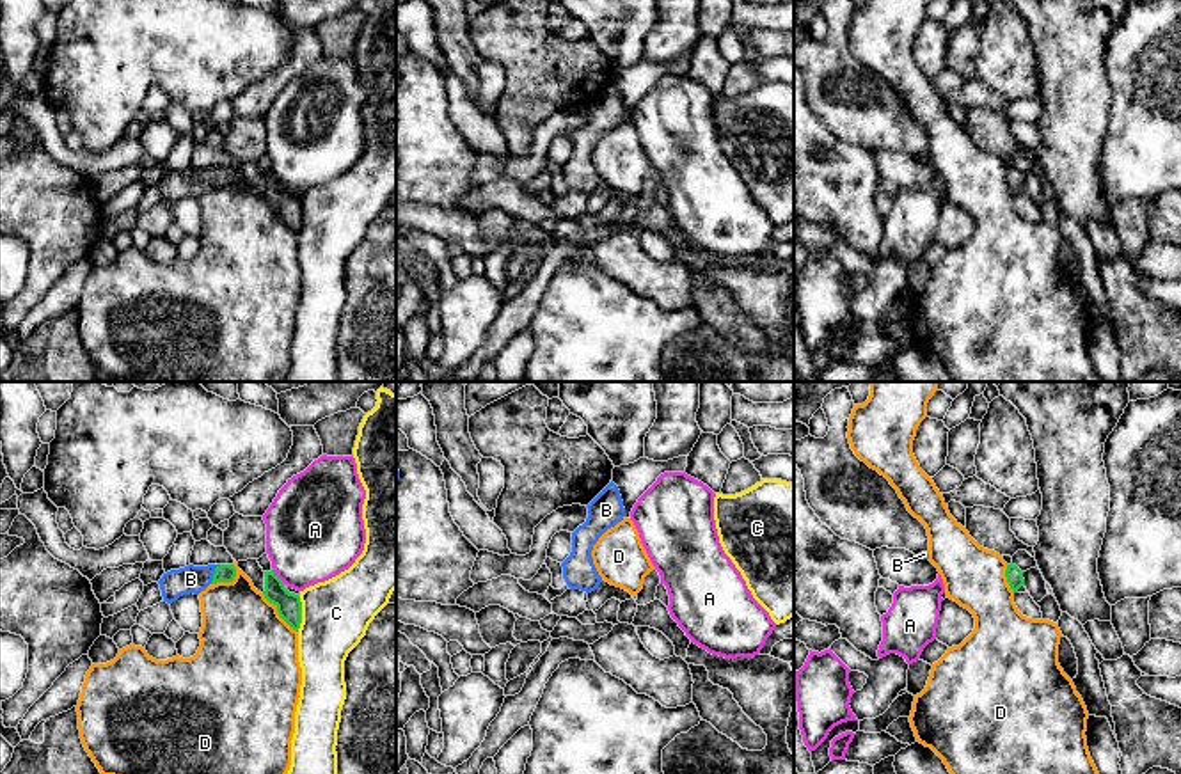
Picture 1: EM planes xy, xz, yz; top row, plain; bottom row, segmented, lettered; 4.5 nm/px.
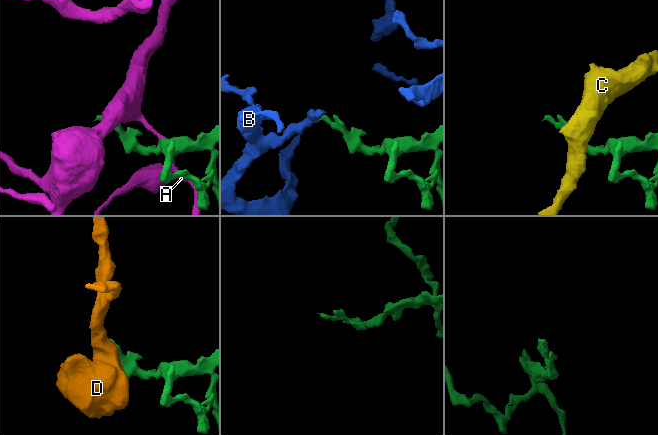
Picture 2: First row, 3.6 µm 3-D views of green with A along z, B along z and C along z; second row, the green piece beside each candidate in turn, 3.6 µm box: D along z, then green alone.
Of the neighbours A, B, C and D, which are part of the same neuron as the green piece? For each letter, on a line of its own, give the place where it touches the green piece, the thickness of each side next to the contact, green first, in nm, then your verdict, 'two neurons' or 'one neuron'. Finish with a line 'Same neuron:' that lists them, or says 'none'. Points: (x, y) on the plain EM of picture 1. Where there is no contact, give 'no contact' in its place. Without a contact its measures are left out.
A: contact xy (277, 180); calibres 110 and 420 nm; two neurons
B: contact xy (214, 176); calibres 80 and 130 nm; one neuron
C: contact xy (301, 217); calibres 110 and 300 nm; two neurons
D: contact xy (277, 213); calibres 110 and 440 nm; two neurons
Same neuron: B

